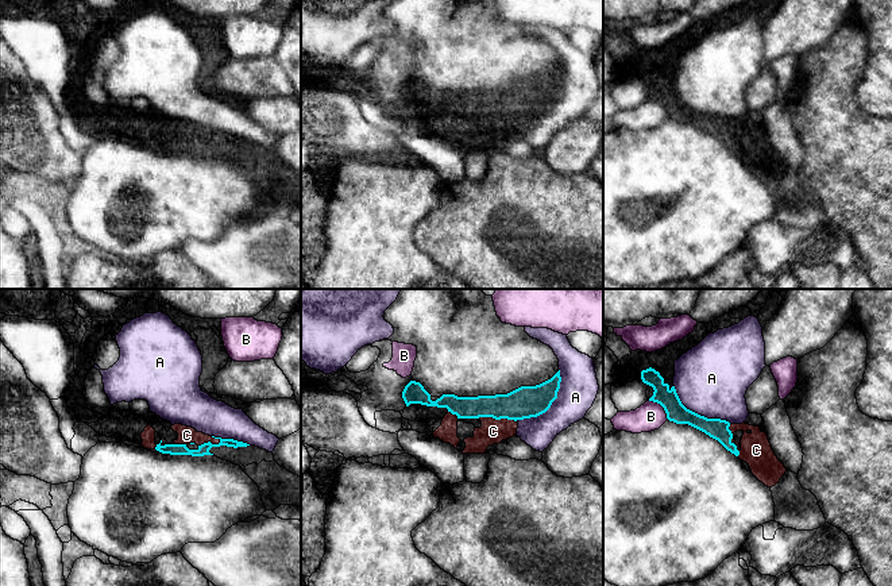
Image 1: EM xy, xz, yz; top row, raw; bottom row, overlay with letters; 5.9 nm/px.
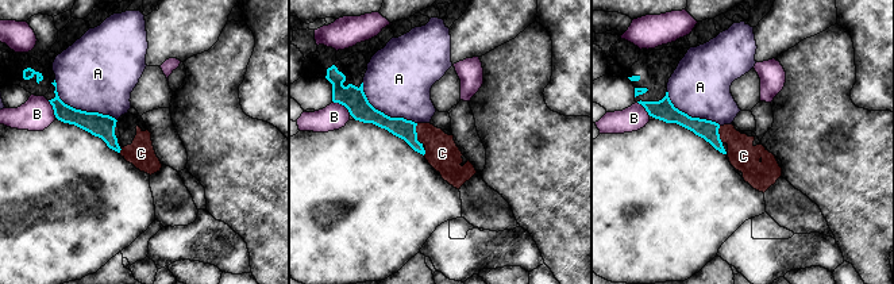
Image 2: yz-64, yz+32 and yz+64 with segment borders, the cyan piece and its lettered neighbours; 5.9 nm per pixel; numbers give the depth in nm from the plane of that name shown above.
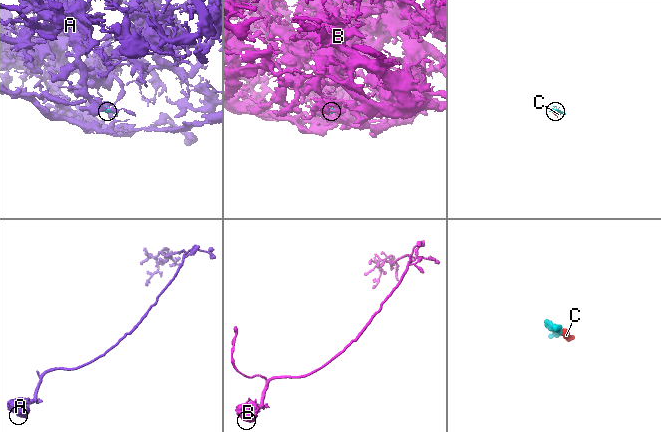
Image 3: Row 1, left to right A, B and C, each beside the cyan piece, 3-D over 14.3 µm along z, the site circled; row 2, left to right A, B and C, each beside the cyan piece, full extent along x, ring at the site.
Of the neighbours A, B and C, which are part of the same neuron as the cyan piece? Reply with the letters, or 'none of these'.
C

